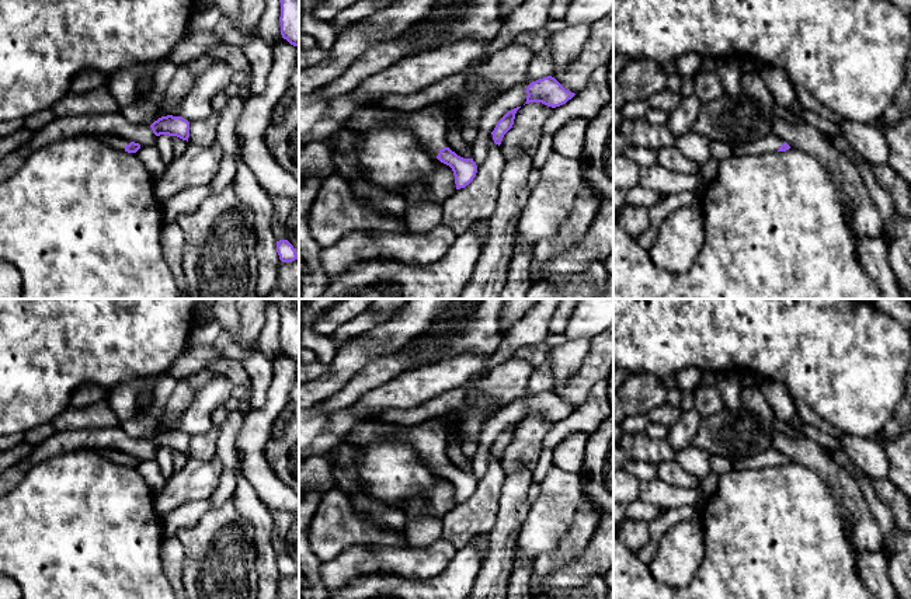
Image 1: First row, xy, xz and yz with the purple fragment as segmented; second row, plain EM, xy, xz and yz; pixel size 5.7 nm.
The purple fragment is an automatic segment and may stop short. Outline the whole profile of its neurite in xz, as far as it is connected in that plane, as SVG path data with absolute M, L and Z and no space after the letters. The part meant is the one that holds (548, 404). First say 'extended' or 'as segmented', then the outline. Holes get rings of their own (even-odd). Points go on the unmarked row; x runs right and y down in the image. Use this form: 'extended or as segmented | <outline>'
as segmented | M547 390L532 396L526 401L526 417L542 417L547 421L556 422L566 418L576 408L566 404L554 391Z

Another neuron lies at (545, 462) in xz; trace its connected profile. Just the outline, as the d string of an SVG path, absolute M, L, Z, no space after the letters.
M543 447L533 470L531 471L533 481L540 484L552 466L553 466L553 449Z

